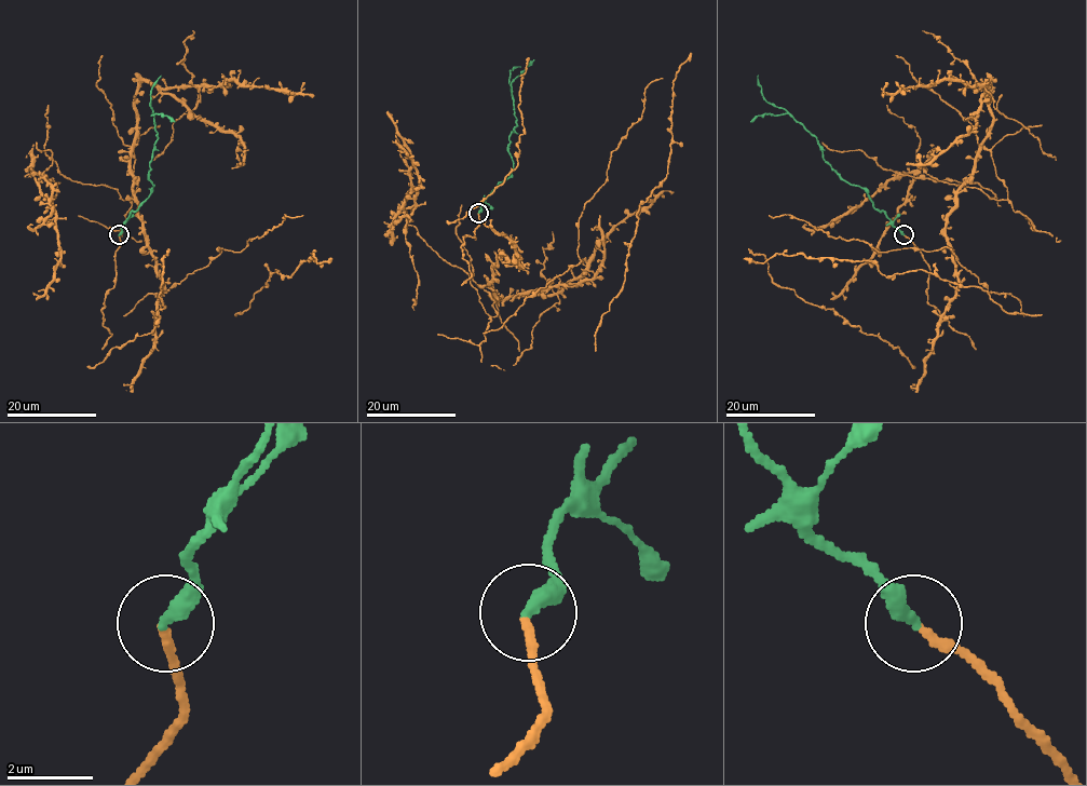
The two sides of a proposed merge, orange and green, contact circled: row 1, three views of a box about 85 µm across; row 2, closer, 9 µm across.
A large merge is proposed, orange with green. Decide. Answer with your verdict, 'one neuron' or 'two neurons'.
one neuron

